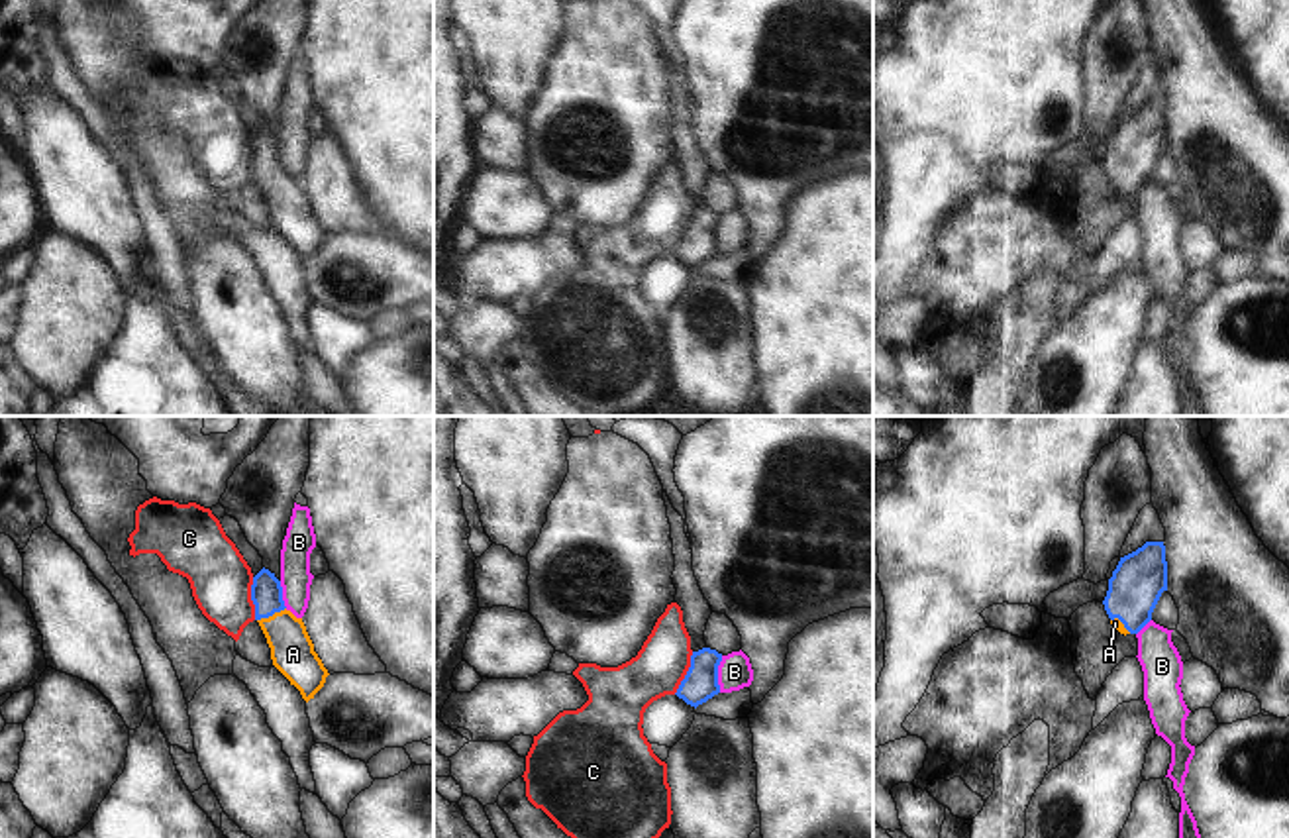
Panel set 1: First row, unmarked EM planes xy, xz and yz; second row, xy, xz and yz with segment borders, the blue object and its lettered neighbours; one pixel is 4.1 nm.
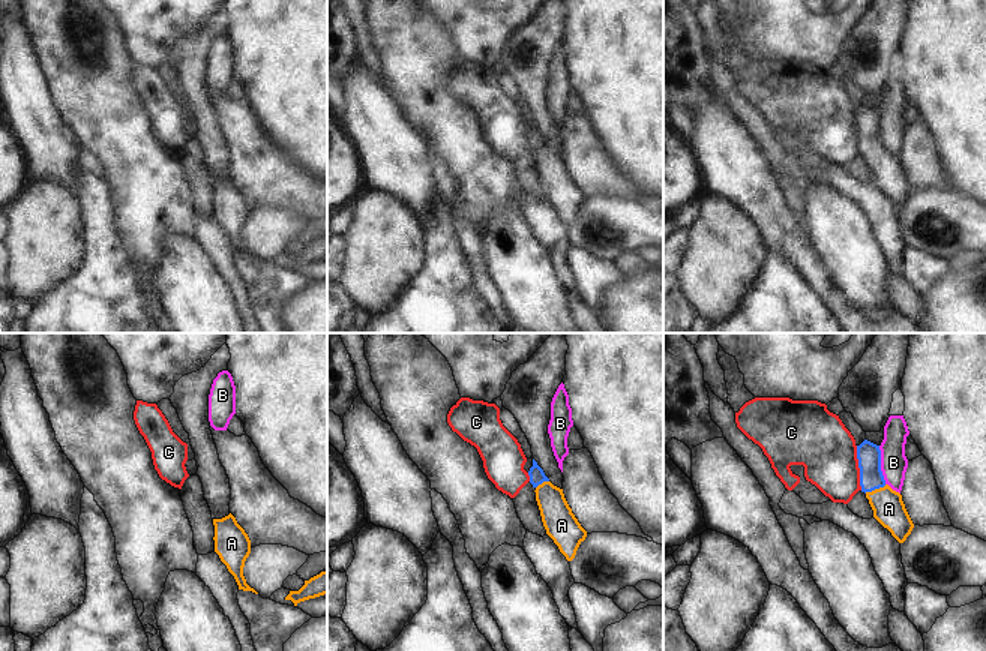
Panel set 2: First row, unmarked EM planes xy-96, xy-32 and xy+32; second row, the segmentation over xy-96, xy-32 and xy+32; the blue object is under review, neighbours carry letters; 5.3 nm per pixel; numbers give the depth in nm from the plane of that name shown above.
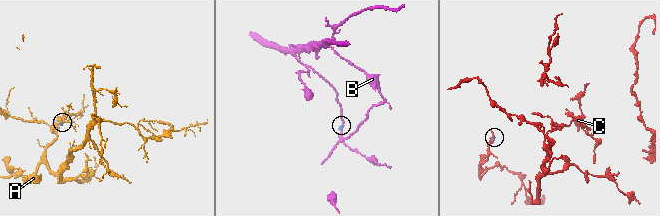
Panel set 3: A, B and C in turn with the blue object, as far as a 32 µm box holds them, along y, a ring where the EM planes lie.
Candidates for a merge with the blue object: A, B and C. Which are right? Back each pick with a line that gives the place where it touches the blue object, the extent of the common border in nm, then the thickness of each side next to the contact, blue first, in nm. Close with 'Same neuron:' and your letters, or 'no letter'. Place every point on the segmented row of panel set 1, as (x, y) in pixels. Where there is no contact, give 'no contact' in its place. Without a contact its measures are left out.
A: xy (271, 615) | 130 nm | 130/180 nm
Same neuron: A

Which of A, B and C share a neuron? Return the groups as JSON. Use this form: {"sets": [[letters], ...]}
{"sets": [["A"], ["B"], ["C"]]}

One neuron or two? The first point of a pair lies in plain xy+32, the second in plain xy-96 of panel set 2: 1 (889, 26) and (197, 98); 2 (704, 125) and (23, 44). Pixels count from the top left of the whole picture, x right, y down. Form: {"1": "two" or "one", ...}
{"1": "one", "2": "one"}

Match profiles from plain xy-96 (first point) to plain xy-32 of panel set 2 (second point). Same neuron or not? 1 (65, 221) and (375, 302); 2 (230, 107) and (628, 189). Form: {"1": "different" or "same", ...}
{"1": "same", "2": "same"}

